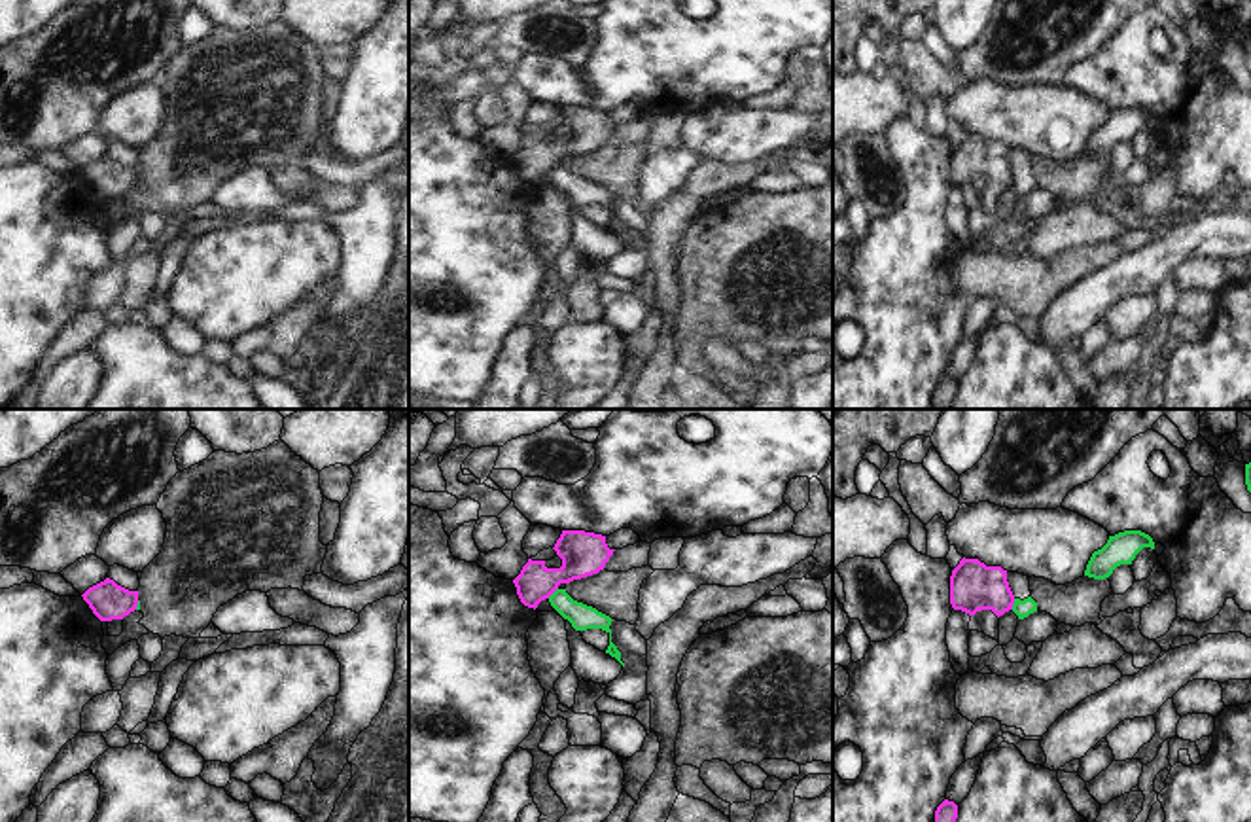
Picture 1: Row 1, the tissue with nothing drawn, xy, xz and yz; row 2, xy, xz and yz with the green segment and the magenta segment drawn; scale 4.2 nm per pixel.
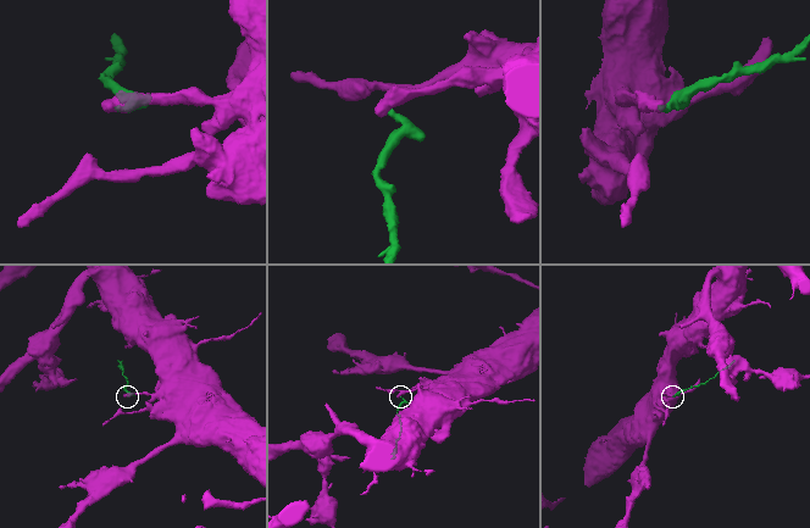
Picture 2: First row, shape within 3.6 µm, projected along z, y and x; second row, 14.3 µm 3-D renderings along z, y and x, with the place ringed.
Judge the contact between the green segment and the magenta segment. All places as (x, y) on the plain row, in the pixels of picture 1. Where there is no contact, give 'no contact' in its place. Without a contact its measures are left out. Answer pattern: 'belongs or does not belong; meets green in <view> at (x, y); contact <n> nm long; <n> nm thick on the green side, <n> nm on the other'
does not belong; meets green in yz at (1013, 180); contact 50 nm long; 80 nm thick on the green side, 200 nm on the other

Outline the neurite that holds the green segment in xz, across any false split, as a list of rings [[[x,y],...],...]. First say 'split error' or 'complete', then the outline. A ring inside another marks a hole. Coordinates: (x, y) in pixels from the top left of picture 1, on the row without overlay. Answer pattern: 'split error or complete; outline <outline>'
complete; outline [[[556,165],[551,172],[549,172],[551,182],[572,199],[572,203],[575,206],[587,206],[587,205],[602,205],[609,210],[609,222],[606,225],[606,229],[609,229],[611,233],[615,233],[623,242],[625,239],[621,237],[621,227],[617,225],[617,222],[611,218],[611,193],[598,188],[592,182],[587,182],[583,178],[573,176],[566,165]]]

